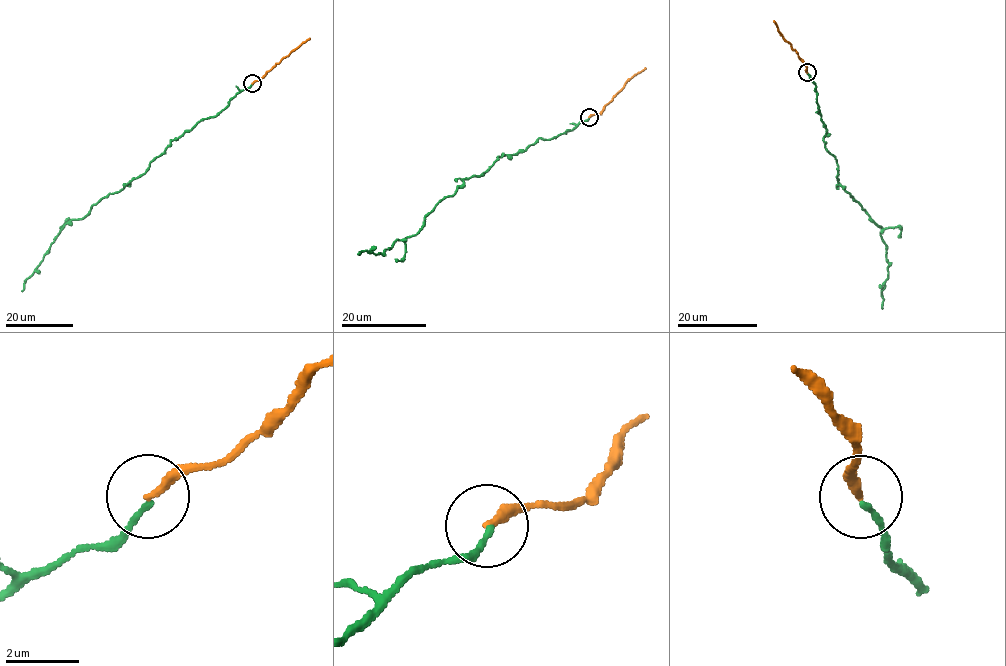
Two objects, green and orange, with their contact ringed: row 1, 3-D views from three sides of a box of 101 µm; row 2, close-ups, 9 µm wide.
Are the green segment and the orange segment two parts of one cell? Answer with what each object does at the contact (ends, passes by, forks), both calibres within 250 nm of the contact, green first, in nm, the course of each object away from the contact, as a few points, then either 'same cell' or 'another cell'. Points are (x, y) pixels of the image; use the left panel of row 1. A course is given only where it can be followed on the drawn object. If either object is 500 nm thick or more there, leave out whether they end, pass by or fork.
green ends; orange ends; calibres 150 and 260 nm; course green (252, 83), (215, 116), (202, 118), (171, 142), (144, 174), (94, 204), (83, 218), (64, 225), (22, 291); course orange (252, 83), (309, 38); same cell

